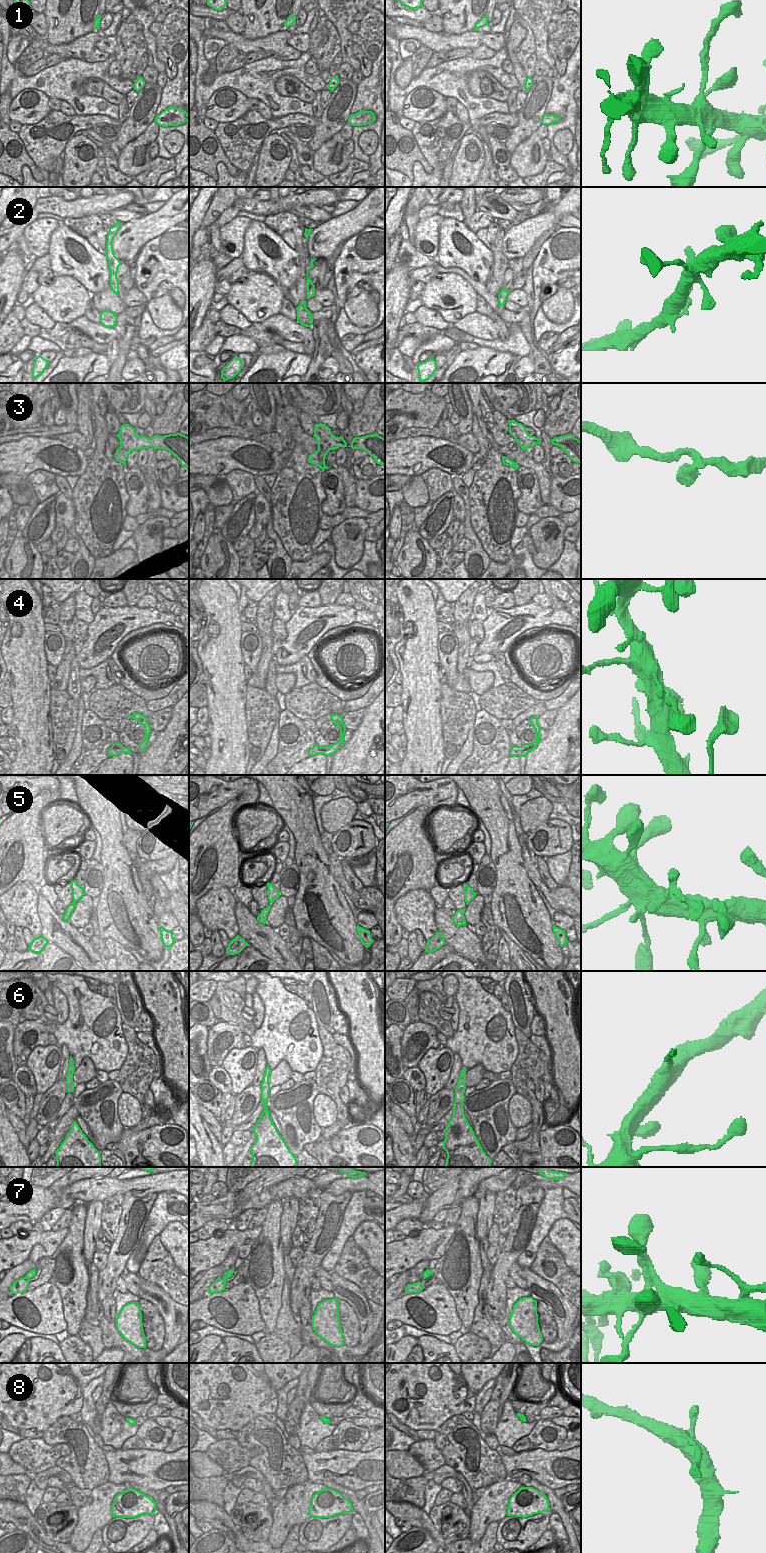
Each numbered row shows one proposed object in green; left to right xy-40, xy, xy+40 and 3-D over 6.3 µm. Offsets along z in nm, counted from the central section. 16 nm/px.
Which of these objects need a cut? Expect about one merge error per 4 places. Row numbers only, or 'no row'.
1, 6

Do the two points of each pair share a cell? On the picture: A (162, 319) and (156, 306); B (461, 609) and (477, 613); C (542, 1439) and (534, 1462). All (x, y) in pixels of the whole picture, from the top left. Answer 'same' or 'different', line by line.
A: same
B: different
C: different

